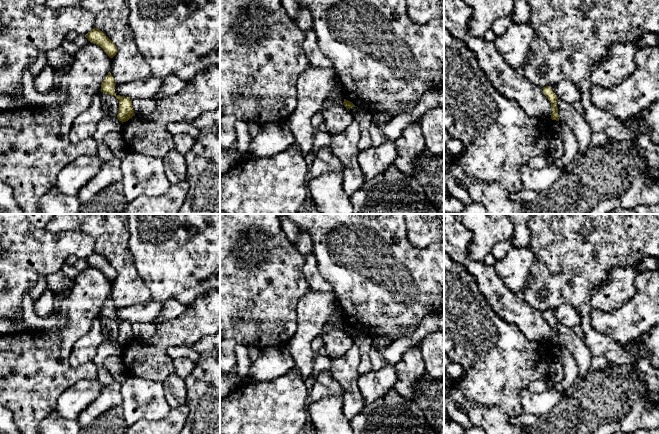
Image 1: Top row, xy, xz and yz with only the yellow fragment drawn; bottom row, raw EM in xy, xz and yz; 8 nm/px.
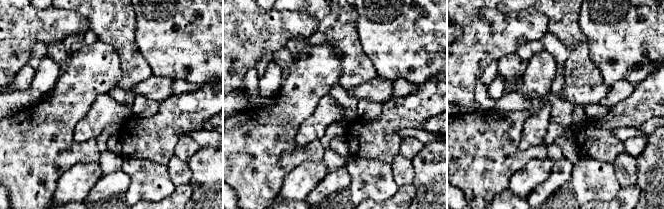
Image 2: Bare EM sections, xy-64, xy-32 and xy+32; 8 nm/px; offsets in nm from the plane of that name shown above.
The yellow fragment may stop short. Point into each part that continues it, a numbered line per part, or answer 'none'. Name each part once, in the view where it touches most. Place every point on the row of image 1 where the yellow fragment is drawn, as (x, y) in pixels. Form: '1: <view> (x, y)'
none

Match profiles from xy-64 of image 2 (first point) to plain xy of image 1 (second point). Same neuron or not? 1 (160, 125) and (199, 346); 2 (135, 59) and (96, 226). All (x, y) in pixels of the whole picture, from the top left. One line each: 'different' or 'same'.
1: different
2: same

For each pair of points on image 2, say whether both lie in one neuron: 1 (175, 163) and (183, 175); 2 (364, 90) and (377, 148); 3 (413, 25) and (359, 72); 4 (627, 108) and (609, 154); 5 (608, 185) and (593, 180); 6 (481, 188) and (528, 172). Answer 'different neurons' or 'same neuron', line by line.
1: same neuron
2: different neurons
3: different neurons
4: same neuron
5: same neuron
6: different neurons

